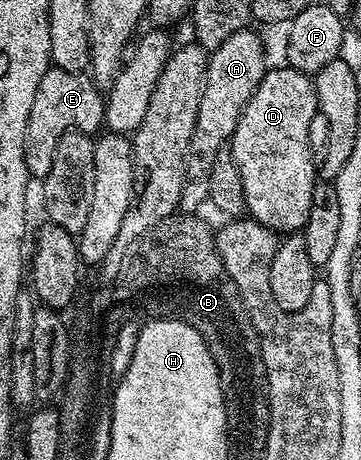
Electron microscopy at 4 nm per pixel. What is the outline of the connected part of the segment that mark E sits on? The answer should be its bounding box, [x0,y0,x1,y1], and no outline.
[24,68,106,179]

